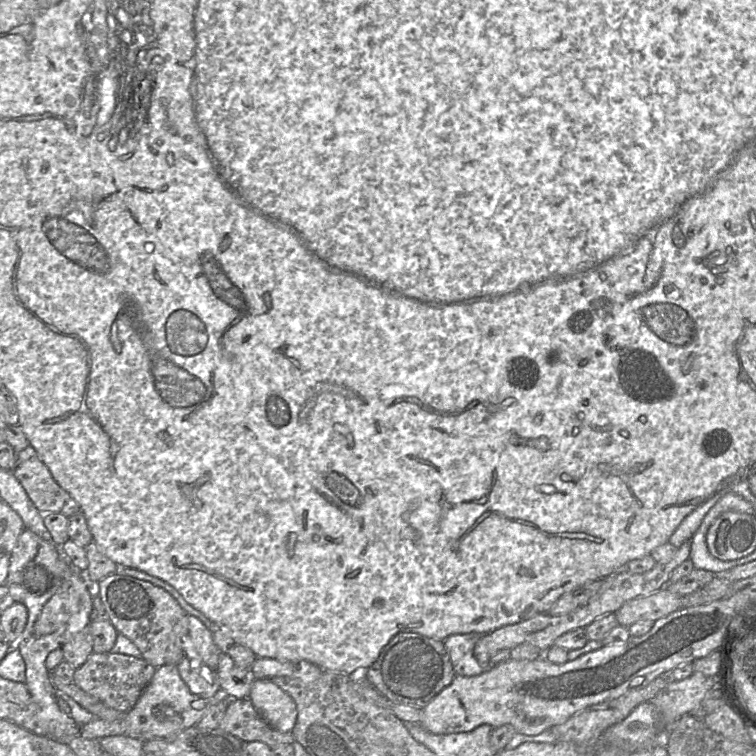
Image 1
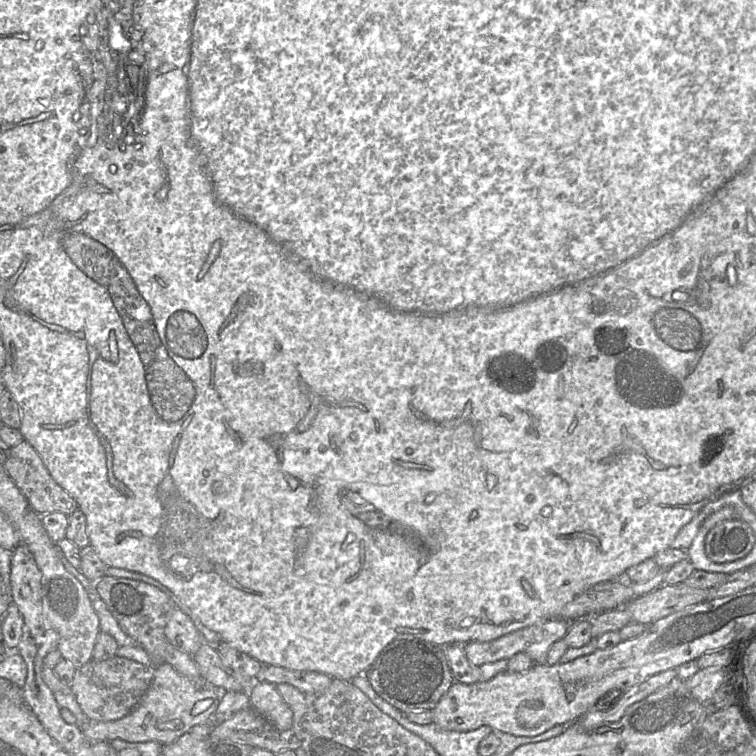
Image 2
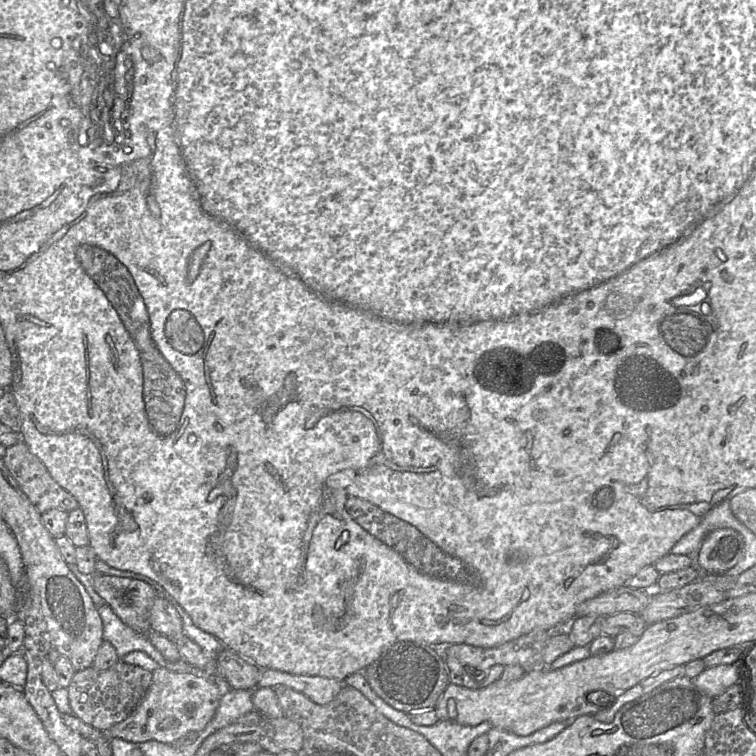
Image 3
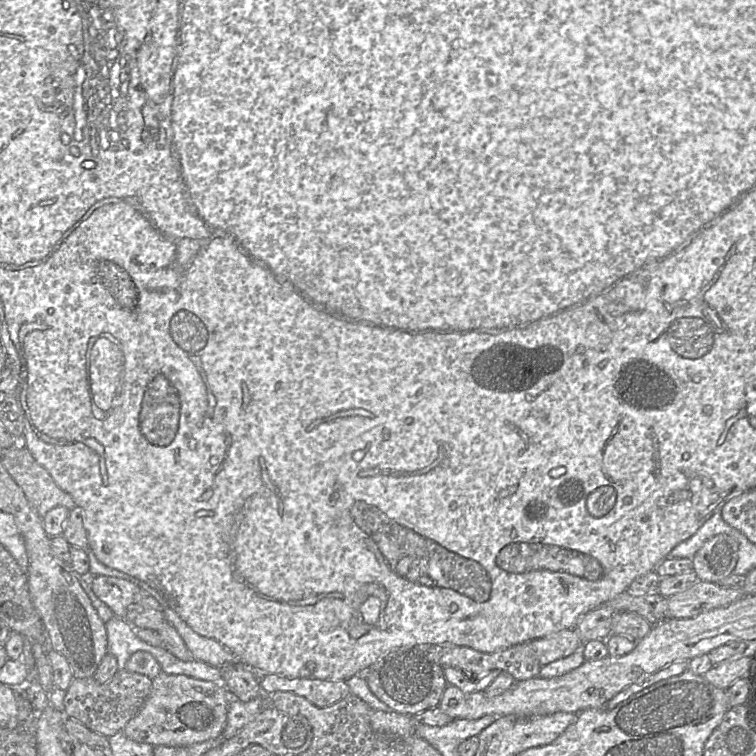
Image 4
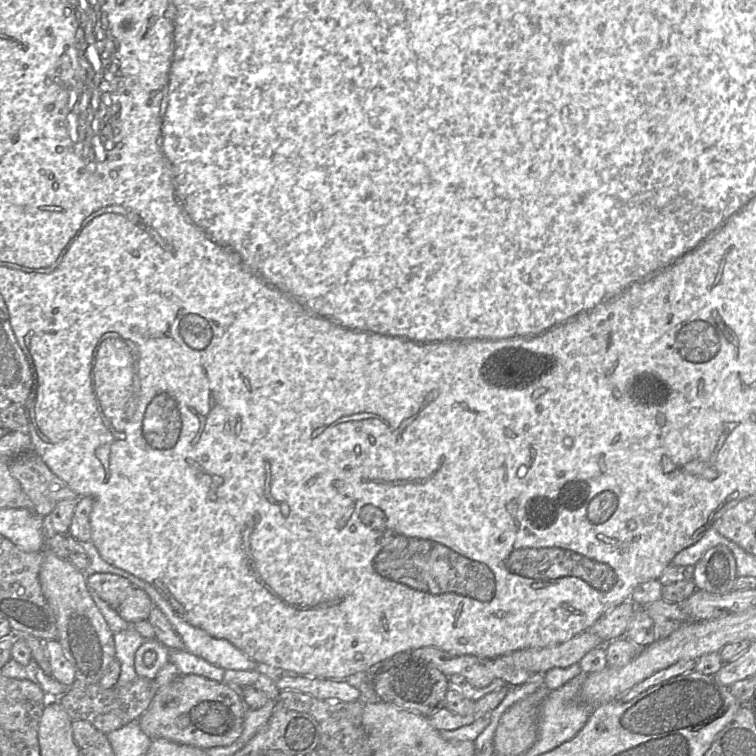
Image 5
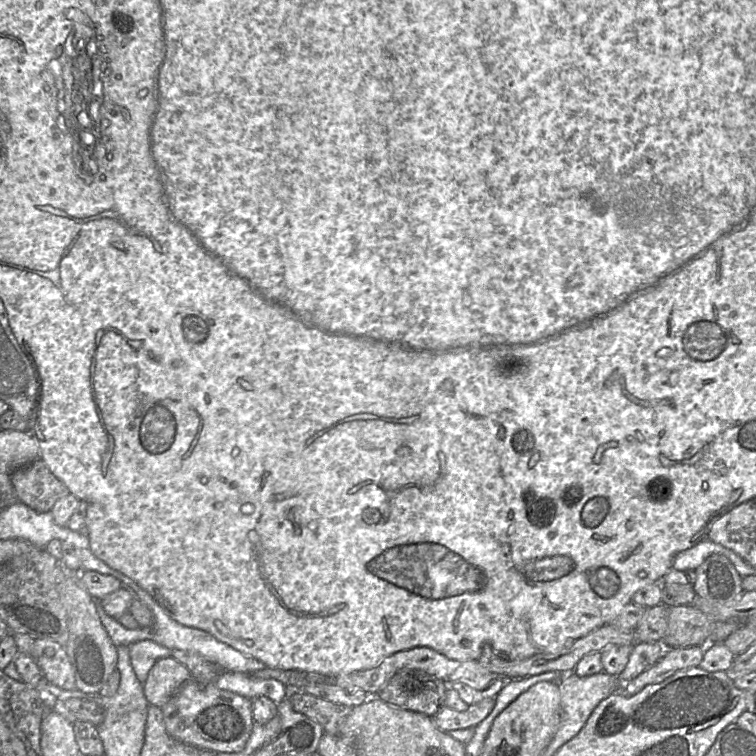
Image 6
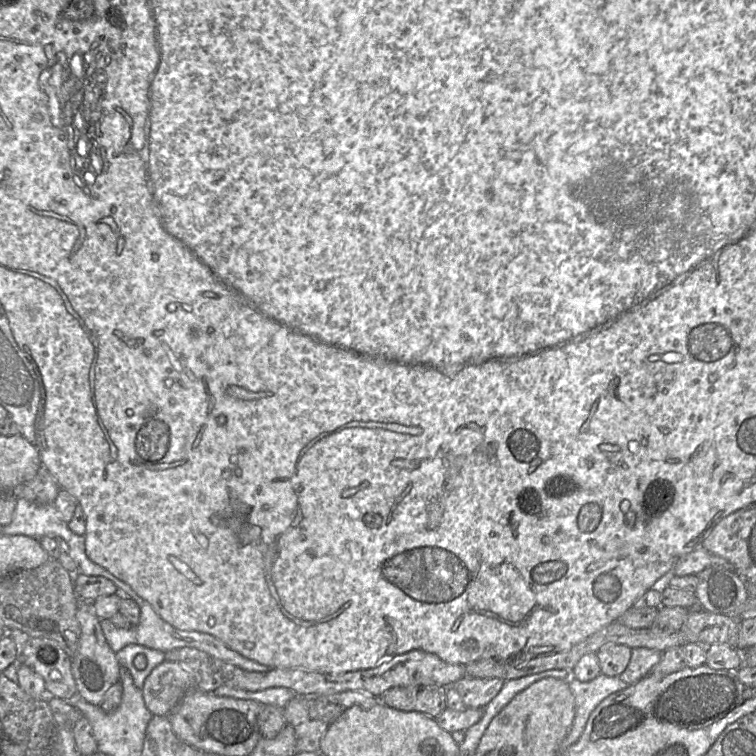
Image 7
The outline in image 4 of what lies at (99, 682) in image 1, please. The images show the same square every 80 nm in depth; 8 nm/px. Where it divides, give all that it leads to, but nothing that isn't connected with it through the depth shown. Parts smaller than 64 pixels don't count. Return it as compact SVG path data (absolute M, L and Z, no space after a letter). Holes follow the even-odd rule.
M118 670L105 683L97 682L94 677L74 678L66 690L64 715L109 738L122 731L128 721L138 714L150 694L151 687L152 679L148 676L127 670Z

